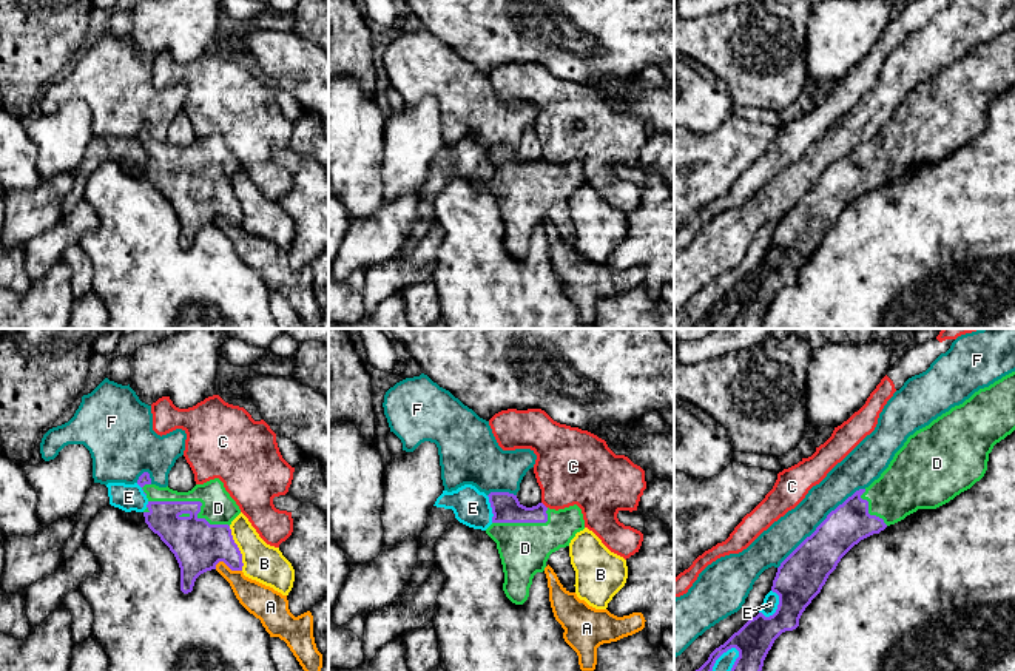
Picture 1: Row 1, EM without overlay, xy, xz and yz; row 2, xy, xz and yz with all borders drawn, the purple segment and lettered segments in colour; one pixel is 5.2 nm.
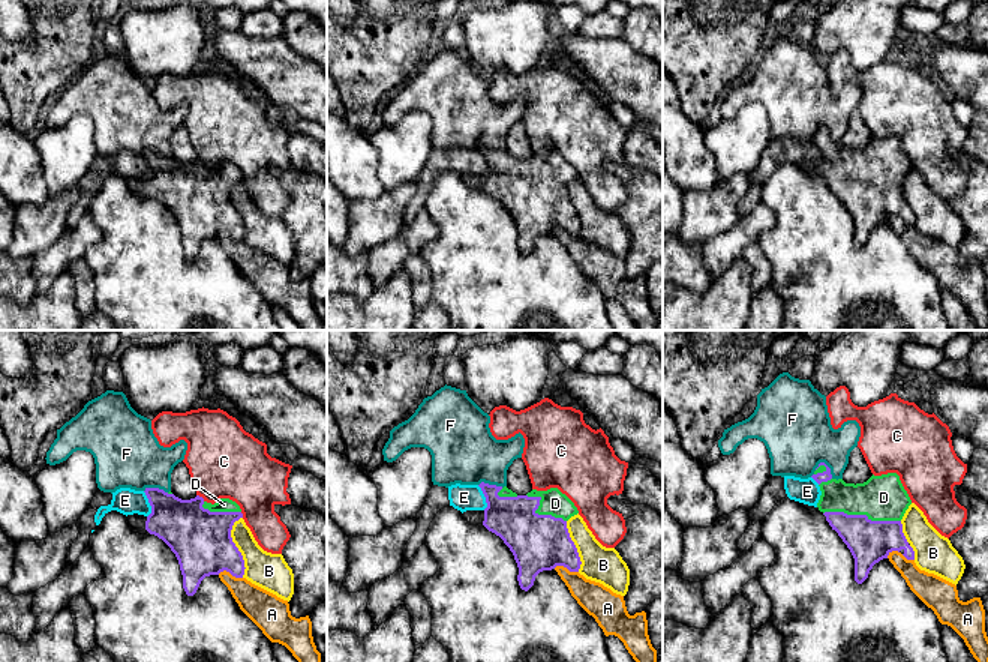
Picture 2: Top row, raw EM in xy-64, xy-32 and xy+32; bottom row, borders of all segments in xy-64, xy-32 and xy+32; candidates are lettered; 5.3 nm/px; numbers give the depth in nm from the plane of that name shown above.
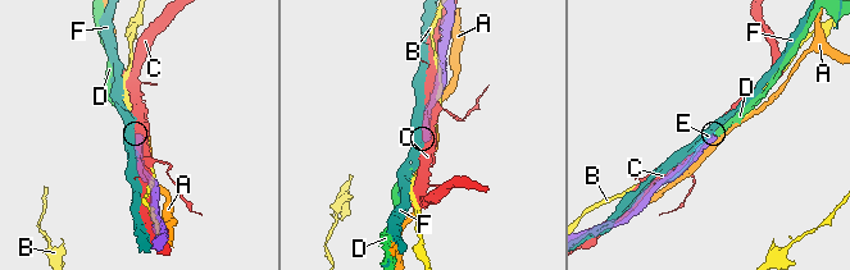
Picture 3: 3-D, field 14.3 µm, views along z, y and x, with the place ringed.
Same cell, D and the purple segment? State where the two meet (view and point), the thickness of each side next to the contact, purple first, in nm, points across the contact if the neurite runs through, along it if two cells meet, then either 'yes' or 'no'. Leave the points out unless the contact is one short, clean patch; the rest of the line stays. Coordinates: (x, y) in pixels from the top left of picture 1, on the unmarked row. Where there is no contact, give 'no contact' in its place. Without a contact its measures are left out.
xy (196, 156) | 260/180 nm | yes

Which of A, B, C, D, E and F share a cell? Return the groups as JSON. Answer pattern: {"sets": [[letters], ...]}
{"sets": [["A"], ["B"], ["C"], ["D"], ["E"], ["F"]]}

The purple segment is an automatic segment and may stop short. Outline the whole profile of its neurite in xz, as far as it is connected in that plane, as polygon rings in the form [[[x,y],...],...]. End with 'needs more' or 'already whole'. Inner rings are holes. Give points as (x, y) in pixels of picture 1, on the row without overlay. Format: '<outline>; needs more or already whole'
[[[491,147],[492,179],[486,188],[497,197],[501,213],[506,251],[523,259],[537,227],[543,227],[549,210],[569,201],[577,187],[585,184],[582,164],[574,159],[549,164],[543,157],[523,160],[517,150]]]; needs more

